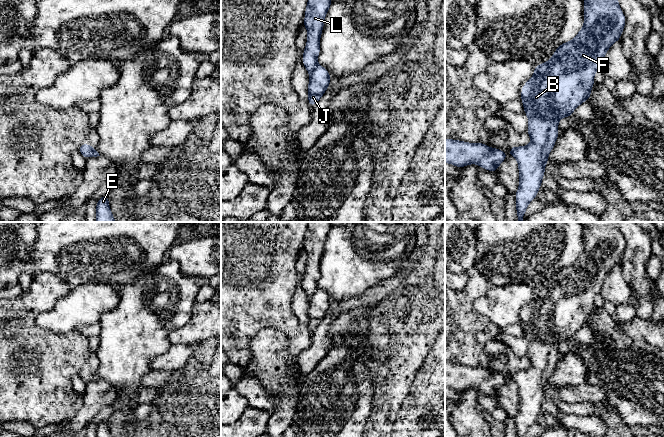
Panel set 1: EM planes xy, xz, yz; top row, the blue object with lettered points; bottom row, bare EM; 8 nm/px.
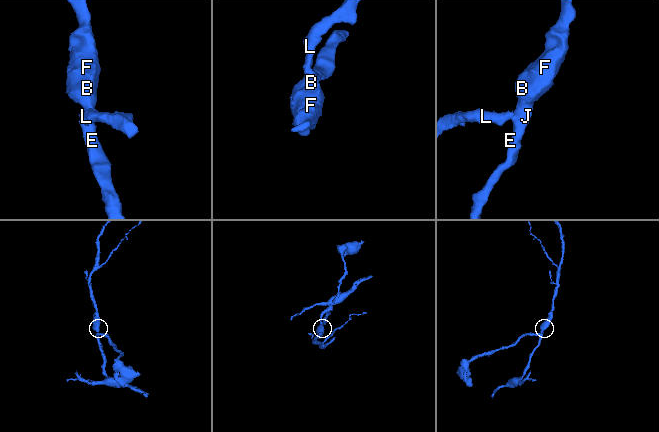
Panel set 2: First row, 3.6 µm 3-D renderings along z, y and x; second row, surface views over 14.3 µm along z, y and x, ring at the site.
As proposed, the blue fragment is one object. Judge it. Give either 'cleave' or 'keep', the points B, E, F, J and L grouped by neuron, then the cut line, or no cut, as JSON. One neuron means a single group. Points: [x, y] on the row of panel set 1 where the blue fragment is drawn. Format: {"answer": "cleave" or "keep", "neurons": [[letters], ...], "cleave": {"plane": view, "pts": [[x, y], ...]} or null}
{"answer": "cleave", "neurons": [["B", "E", "F", "J"], ["L"]], "cleave": {"plane": "xz", "pts": [[317, 64], [310, 73]]}}

